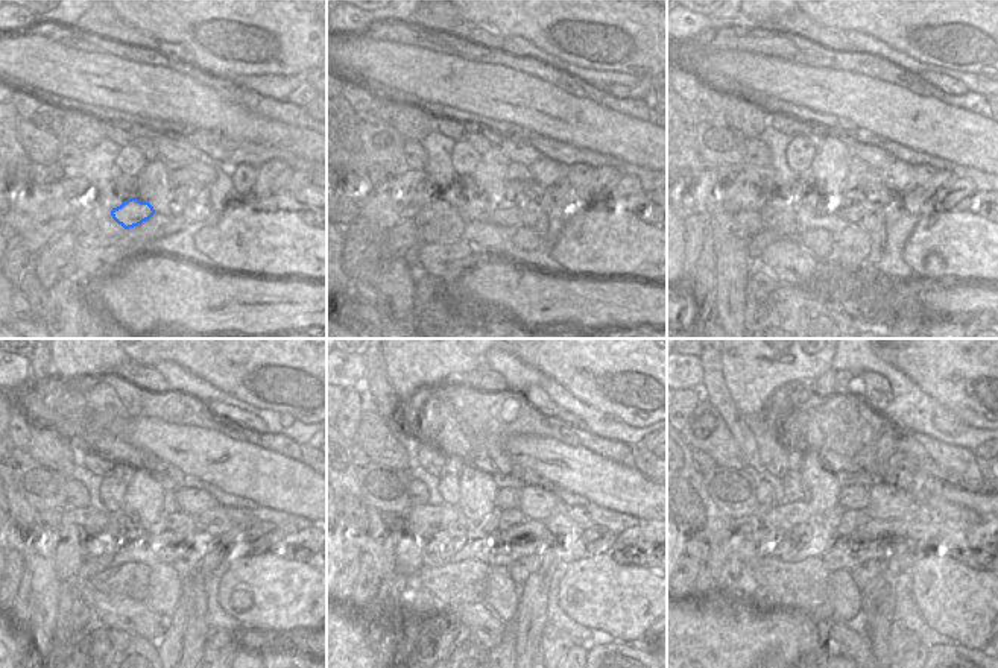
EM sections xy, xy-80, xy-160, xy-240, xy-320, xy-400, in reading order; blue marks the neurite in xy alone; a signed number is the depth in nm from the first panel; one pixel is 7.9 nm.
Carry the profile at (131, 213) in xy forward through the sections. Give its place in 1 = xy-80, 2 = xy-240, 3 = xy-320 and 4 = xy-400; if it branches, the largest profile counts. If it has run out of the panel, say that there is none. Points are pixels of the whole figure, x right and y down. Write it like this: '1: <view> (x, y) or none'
1: xy-80 (477, 208)
2: xy-240 (155, 542)
3: xy-320 (536, 530)
4: xy-400 (874, 529)

